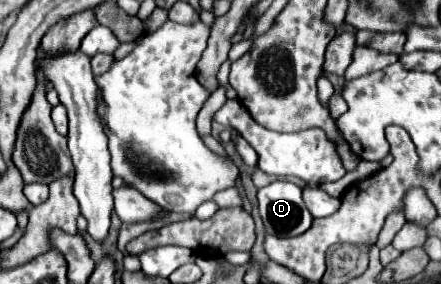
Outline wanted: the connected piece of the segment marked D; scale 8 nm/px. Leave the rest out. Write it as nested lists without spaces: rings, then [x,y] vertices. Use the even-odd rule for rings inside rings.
[[[277,180],[257,192],[259,214],[265,232],[273,236],[299,236],[309,226],[313,216],[303,204],[301,188],[287,180]]]

